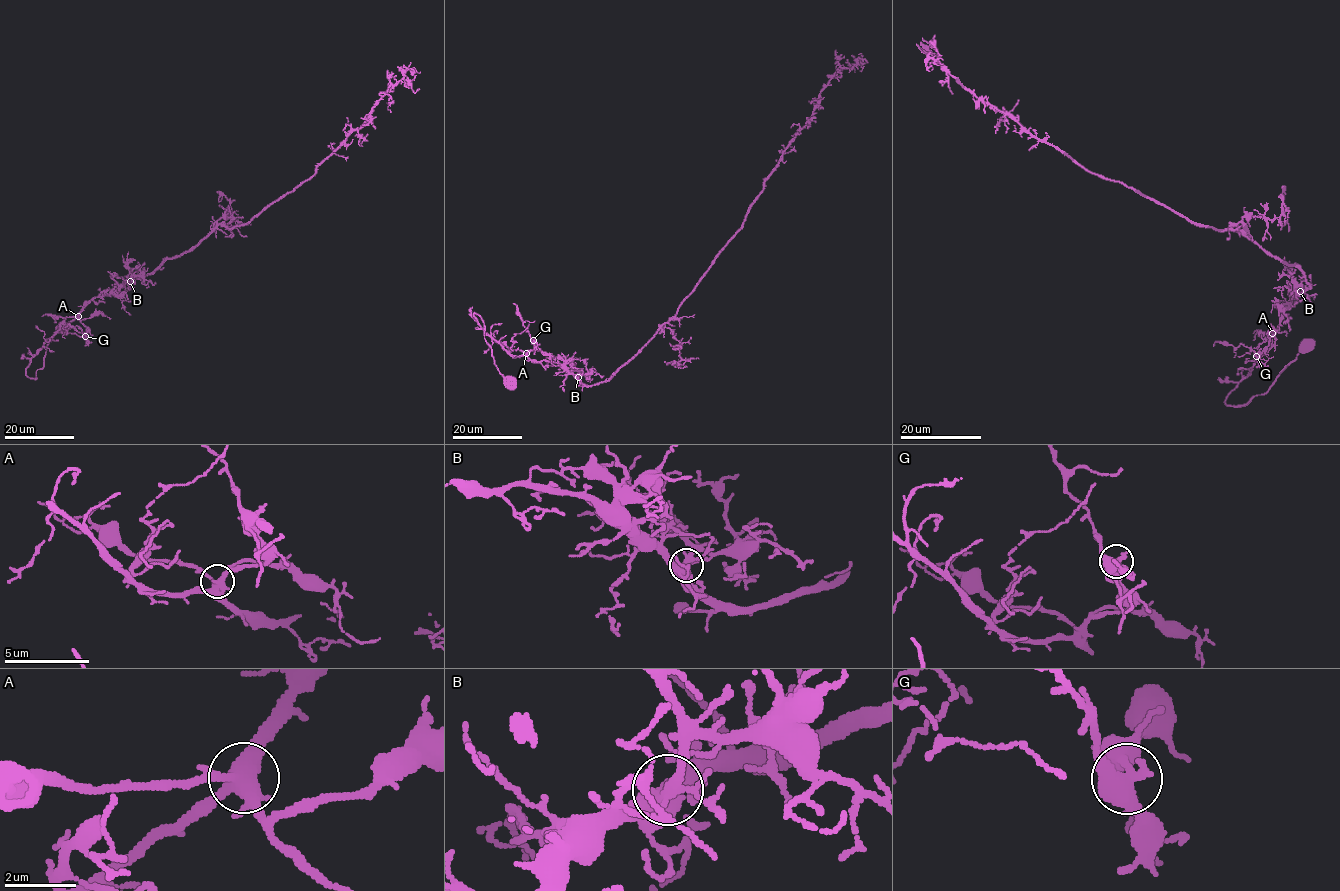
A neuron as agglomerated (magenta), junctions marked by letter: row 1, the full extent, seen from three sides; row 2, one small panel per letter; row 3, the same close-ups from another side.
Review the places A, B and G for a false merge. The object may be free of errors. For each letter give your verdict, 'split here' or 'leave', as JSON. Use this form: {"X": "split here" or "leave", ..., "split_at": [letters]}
{"A": "leave", "B": "leave", "G": "split here", "split_at": ["G"]}

